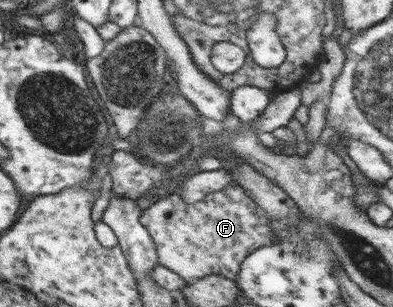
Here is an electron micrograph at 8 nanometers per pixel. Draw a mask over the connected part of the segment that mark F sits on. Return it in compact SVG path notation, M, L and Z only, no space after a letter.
M236 181L192 203L184 202L182 194L173 188L144 210L139 221L154 240L157 264L172 270L186 282L213 274L235 280L248 255L276 241L271 221L266 216L257 216L256 207L254 199Z

